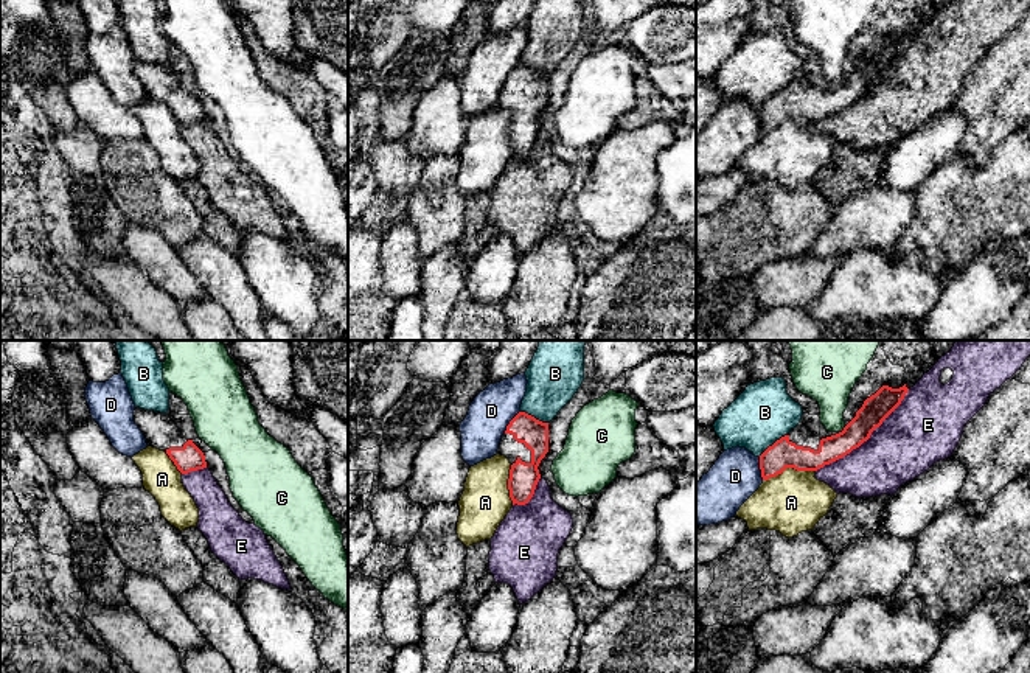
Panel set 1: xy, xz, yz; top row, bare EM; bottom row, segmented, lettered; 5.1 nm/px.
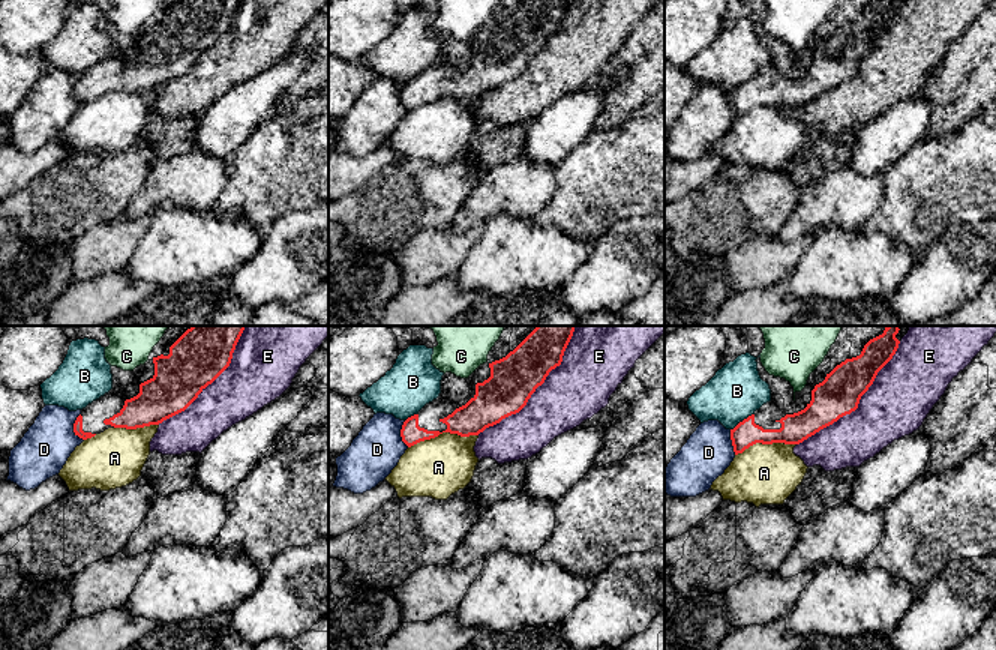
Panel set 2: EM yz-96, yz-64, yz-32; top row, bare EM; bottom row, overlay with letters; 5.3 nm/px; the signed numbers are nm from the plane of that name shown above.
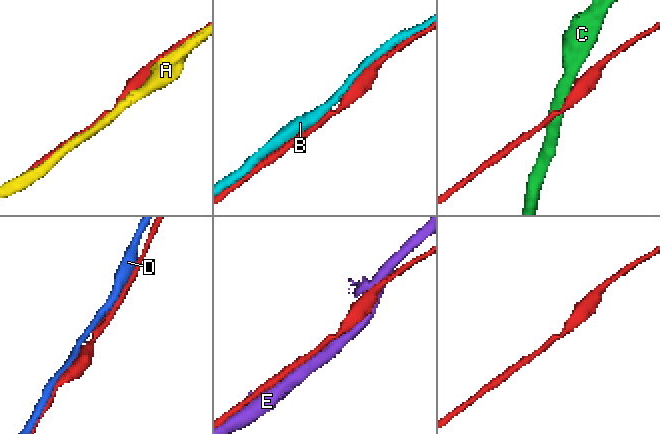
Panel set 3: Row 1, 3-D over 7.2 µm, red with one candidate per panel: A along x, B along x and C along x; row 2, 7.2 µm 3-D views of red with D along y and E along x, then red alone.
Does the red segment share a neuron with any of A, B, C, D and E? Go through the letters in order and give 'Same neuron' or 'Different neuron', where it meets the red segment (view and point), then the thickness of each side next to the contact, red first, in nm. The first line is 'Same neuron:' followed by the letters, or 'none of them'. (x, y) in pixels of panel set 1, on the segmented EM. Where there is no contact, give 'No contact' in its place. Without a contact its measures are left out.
Same neuron: none of them
A: Different neuron. Touches red at yz (788, 467). Thickness 150 nm (red) against 320 nm
B: Different neuron. Touches red at yz (774, 443). Thickness 150 nm (red) against 300 nm
C: Different neuron. Touches red at yz (844, 429). Thickness 140 nm (red) against 220 nm
D: Different neuron. Touches red at yz (760, 468). Thickness 150 nm (red) against 260 nm
E: Different neuron. Touches red at yz (866, 440). Thickness 140 nm (red) against 340 nm

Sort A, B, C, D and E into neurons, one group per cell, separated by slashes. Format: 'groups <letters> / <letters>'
groups A / B / C / D / E

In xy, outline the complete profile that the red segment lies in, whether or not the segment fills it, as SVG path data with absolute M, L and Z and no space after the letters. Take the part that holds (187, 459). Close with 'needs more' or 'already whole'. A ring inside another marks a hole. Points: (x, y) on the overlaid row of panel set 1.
M135 407L134 421L148 446L165 451L182 474L207 468L204 452L182 435L168 413Z; needs more

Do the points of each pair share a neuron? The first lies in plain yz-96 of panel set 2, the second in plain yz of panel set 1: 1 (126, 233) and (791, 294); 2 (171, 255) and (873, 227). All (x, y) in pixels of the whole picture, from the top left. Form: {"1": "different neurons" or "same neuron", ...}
{"1": "same neuron", "2": "different neurons"}

